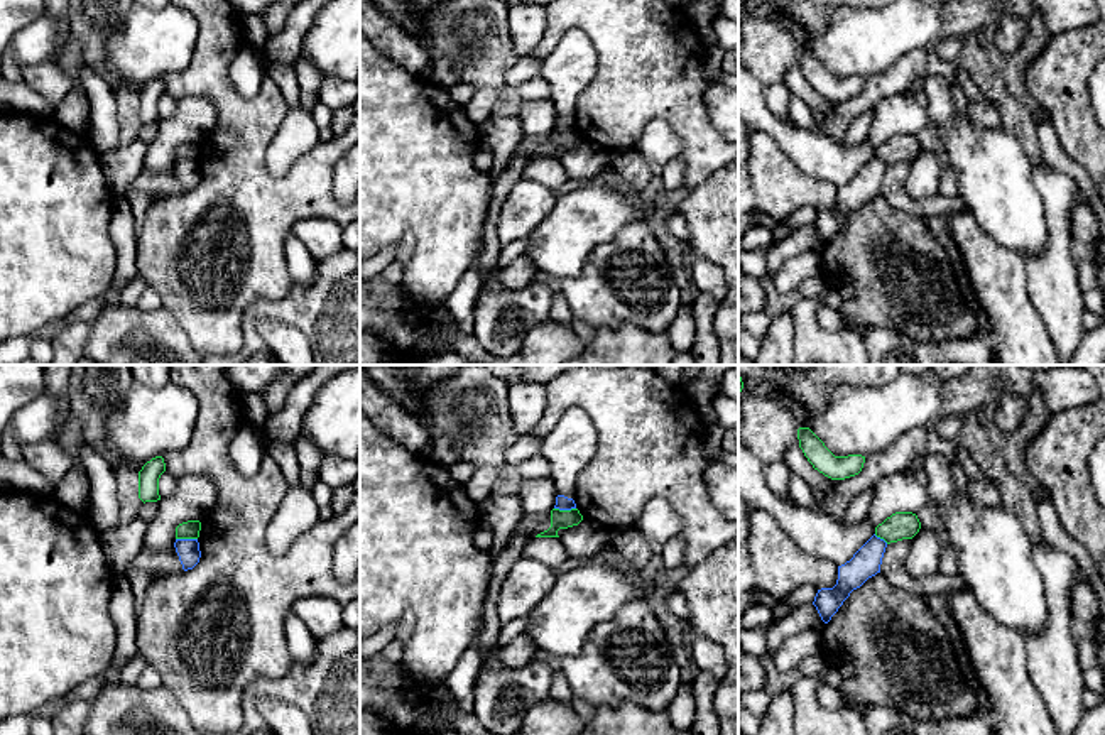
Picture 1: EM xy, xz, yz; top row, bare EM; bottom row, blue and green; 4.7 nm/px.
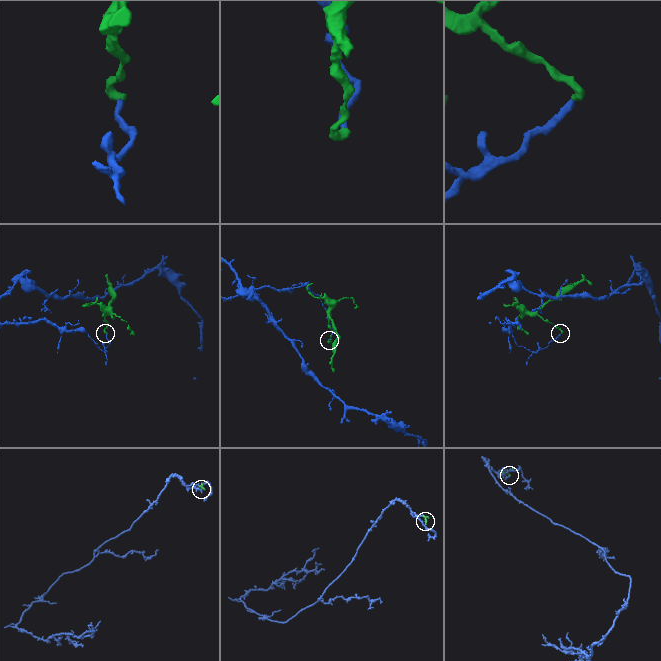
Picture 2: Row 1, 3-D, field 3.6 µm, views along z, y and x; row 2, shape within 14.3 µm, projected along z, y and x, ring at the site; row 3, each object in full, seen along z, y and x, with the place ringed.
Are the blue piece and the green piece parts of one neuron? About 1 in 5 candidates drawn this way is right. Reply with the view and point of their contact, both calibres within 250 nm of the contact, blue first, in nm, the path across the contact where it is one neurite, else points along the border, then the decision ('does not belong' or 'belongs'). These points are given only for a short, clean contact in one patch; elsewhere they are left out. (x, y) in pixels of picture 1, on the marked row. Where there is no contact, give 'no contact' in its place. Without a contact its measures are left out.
xy (186, 539) | 110/90 nm | along xy (176, 538), (196, 539) | does not belong

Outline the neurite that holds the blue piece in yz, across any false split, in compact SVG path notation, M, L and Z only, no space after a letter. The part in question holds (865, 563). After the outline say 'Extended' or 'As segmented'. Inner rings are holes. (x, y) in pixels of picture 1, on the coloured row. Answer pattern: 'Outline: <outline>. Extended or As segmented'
Outline: M874 534L850 561L838 566L836 585L818 590L813 605L825 623L831 620L853 590L880 573L885 547L887 542Z. As segmented

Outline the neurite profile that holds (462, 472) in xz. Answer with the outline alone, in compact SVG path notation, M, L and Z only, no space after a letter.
M461 460L448 466L449 475L463 485L473 476L475 470L473 463Z

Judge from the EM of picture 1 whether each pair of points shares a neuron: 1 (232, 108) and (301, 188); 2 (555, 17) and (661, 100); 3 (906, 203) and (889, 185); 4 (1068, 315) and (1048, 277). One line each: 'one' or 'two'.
1: one
2: one
3: one
4: one

